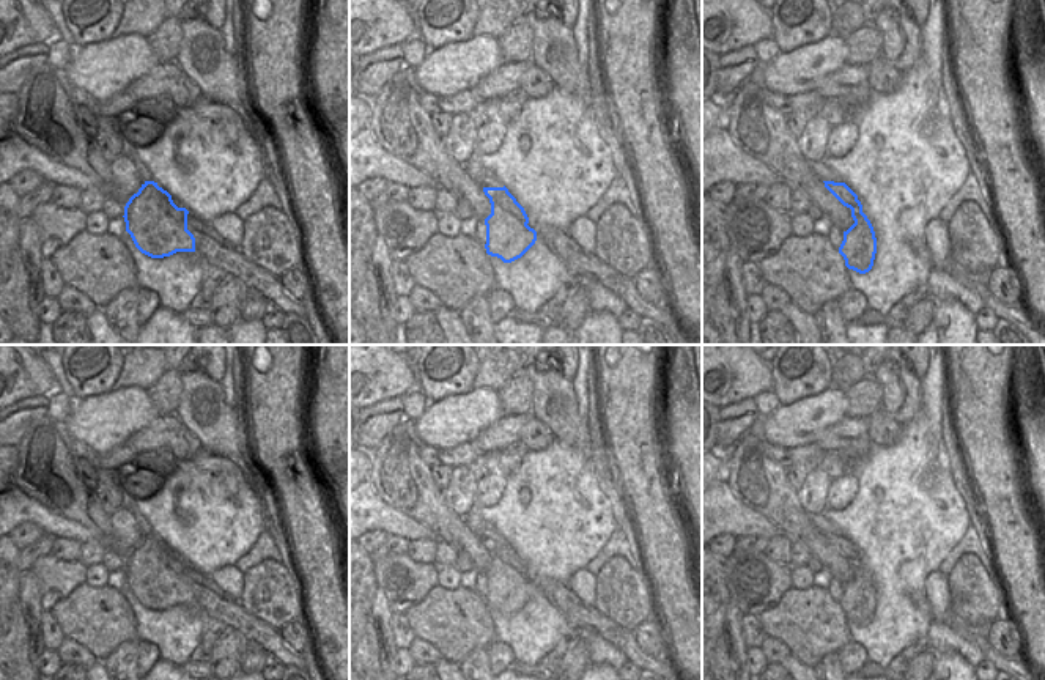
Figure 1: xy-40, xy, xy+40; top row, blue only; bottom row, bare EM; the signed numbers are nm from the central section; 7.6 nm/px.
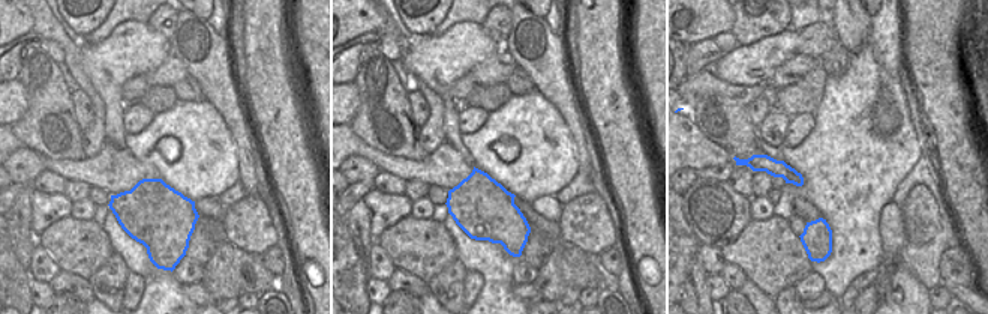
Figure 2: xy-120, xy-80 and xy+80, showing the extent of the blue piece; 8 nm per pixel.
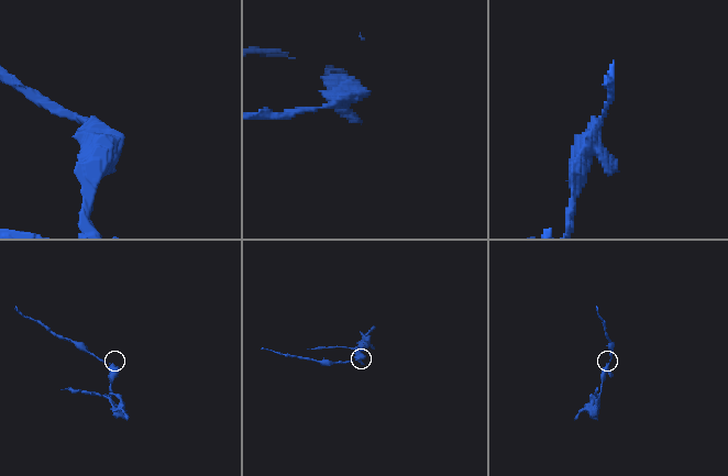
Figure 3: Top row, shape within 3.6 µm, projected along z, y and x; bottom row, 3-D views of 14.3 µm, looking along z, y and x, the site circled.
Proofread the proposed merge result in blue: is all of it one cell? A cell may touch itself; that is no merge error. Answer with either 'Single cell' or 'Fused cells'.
Fused cells.

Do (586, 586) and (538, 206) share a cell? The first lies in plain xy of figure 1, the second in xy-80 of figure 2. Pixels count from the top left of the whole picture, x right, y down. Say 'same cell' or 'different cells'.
same cell

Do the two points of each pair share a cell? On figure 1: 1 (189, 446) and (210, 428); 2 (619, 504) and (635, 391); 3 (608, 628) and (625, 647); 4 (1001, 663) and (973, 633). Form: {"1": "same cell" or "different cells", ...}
{"1": "different cells", "2": "different cells", "3": "same cell", "4": "same cell"}

